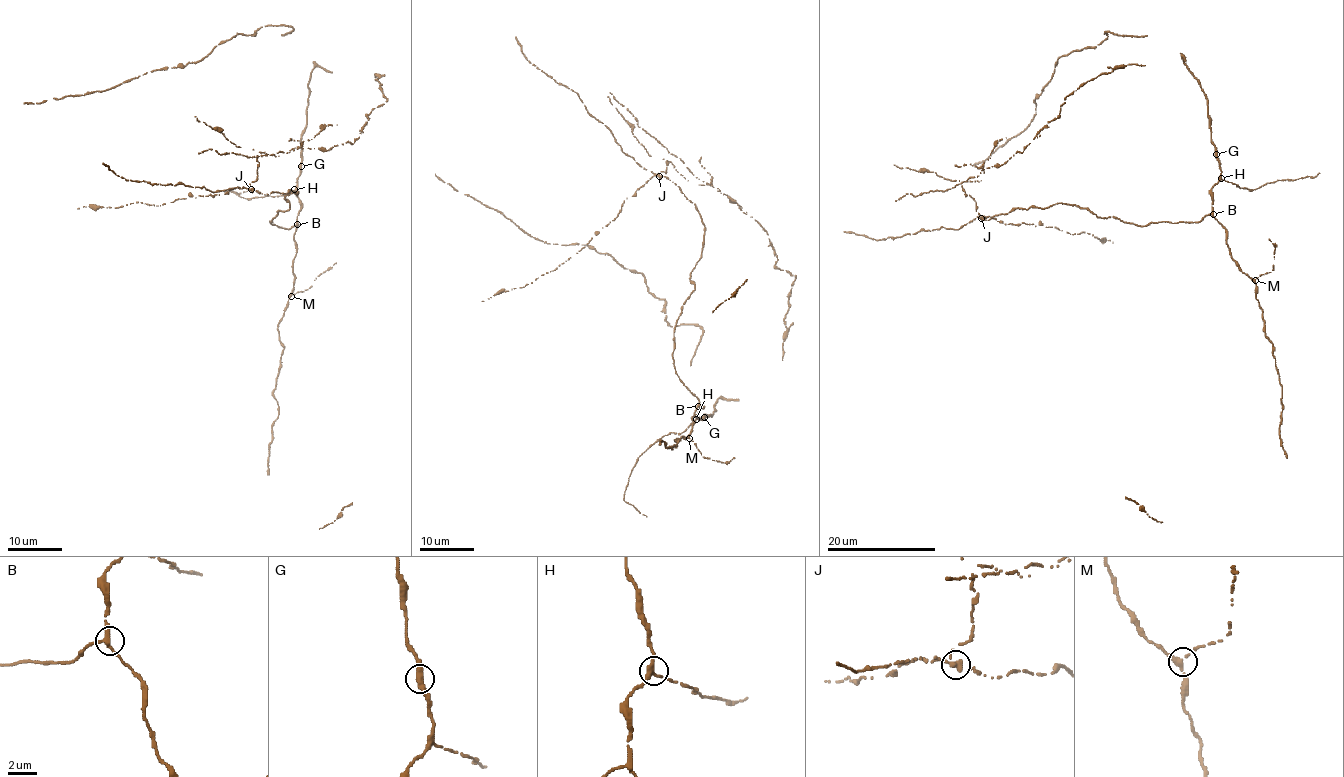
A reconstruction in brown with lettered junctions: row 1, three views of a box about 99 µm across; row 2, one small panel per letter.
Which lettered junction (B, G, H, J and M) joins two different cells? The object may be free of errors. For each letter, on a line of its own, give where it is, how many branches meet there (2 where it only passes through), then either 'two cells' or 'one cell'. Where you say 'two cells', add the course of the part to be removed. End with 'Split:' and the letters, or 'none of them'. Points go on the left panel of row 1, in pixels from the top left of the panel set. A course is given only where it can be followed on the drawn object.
B: place (297, 224); branches 3; one cell
G: place (301, 166); branches 2; one cell
H: place (294, 189); branches 3; one cell
J: place (251, 189); branches 3; two cells; course (250, 189), (261, 153), (327, 150), (359, 138), (366, 115), (387, 99), (374, 77)
M: place (291, 296); branches 2; one cell
Split: J

